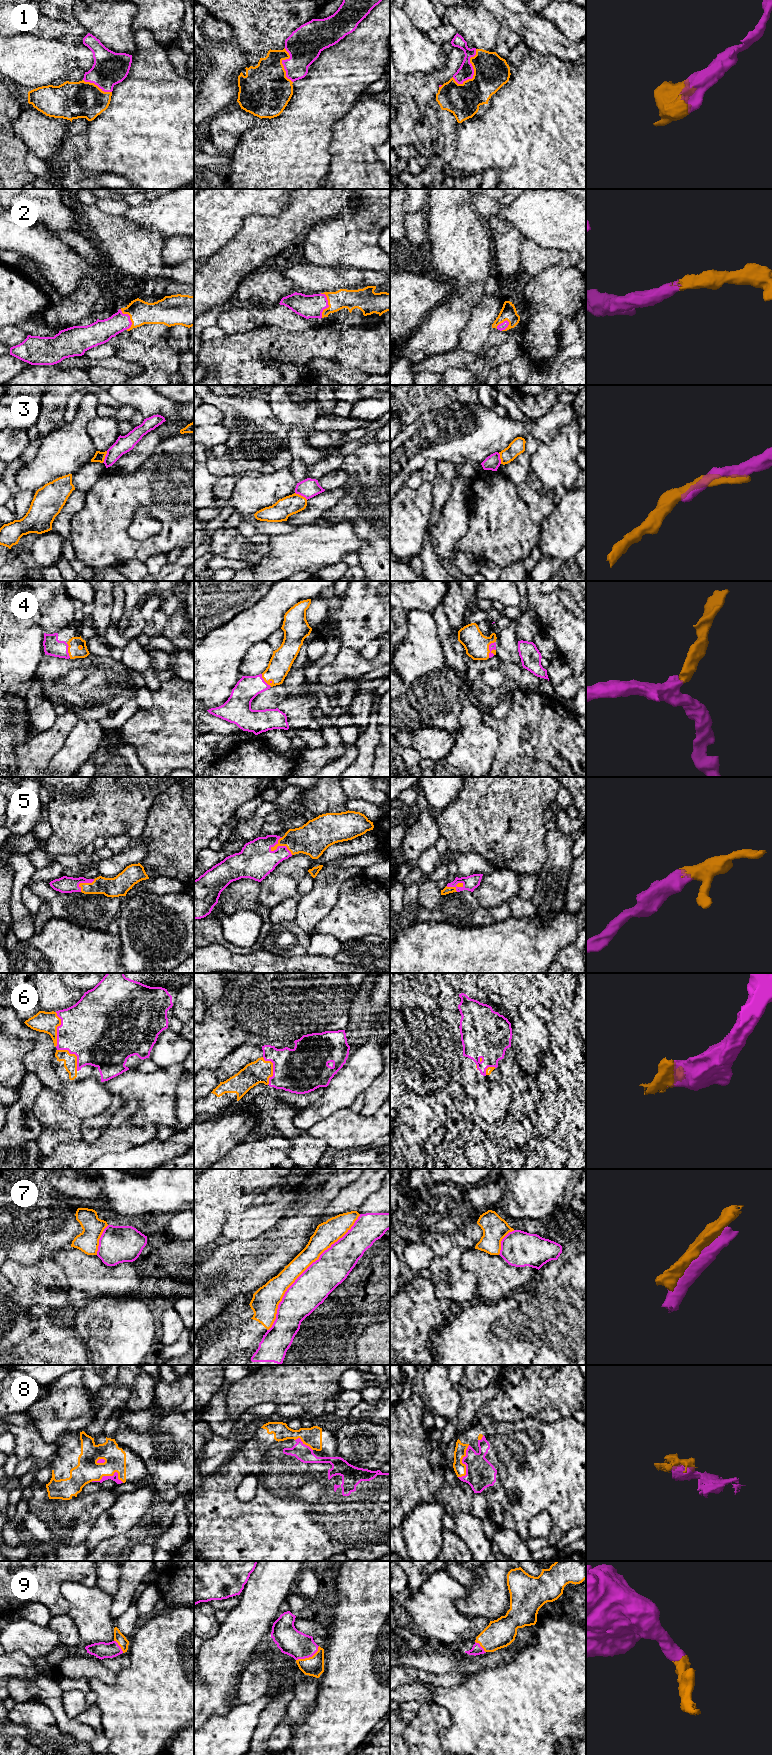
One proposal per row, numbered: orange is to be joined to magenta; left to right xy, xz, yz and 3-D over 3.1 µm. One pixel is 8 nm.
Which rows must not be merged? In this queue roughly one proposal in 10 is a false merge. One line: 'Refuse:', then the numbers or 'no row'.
Refuse: 3, 7

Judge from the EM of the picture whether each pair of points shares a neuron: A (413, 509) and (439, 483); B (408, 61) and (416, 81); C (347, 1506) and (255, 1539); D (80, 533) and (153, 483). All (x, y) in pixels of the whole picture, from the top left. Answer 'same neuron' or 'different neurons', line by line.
A: different neurons
B: different neurons
C: same neuron
D: same neuron

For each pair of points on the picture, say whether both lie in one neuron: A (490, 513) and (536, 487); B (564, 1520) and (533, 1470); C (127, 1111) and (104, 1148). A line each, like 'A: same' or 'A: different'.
A: same
B: same
C: same

